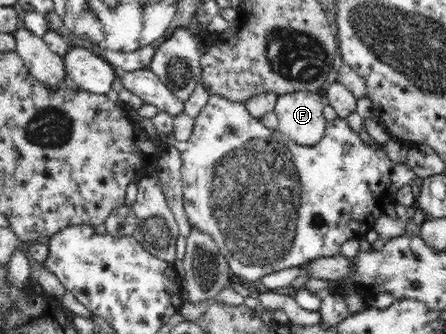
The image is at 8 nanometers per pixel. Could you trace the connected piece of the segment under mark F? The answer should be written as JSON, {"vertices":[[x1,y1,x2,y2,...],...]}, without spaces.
{"vertices":[[294,91,278,96,274,107,278,131,298,145,317,146,325,135,325,105,318,92]]}

